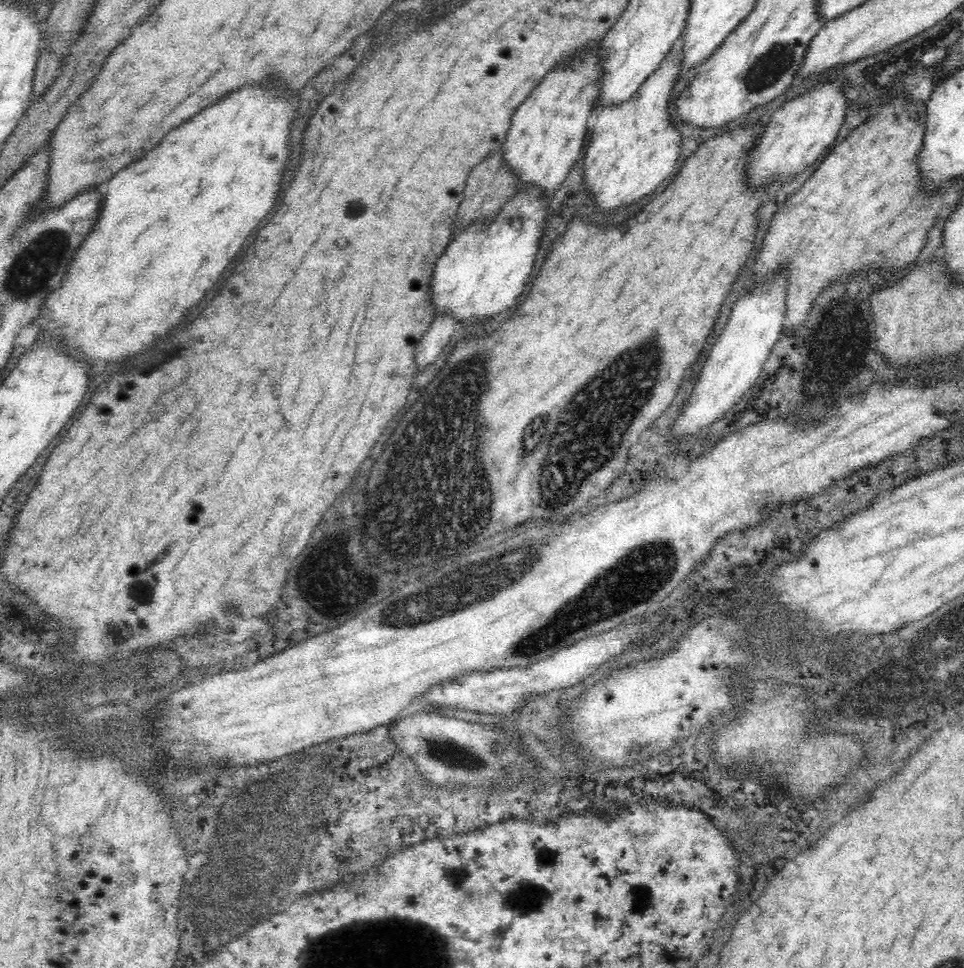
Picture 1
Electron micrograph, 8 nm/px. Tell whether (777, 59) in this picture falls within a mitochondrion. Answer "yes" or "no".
yes

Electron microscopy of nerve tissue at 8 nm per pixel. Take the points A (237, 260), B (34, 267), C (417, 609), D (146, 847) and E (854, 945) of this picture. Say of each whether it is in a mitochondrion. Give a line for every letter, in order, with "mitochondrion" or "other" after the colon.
A: other
B: mitochondrion
C: mitochondrion
D: other
E: other

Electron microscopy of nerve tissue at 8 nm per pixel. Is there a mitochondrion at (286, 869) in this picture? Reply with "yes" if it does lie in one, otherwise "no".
yes

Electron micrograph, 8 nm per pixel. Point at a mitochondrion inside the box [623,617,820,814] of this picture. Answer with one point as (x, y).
(770, 771)

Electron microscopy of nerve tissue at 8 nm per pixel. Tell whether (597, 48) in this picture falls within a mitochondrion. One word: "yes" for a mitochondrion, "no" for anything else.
no

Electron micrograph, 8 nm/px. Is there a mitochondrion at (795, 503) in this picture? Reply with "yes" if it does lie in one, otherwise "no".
no

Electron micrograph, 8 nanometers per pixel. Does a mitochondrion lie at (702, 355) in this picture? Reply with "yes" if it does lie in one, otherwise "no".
no

